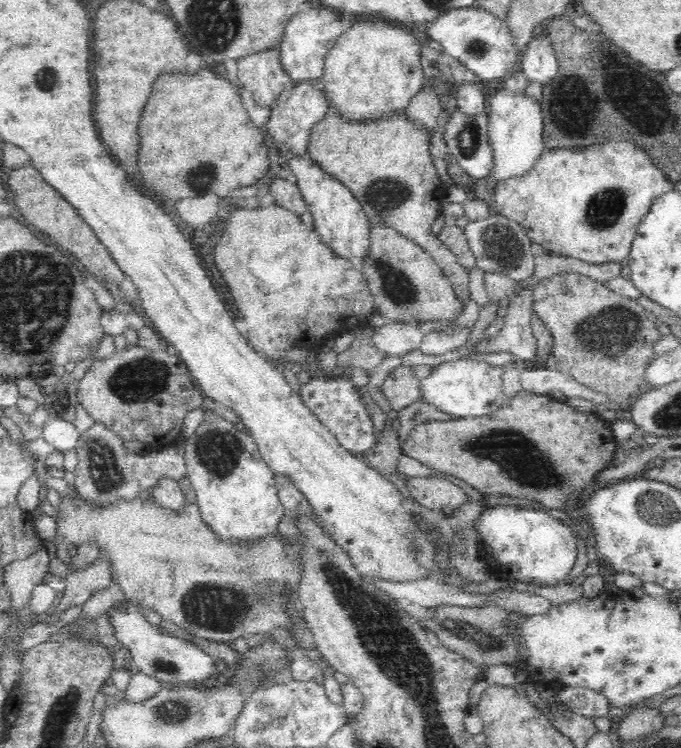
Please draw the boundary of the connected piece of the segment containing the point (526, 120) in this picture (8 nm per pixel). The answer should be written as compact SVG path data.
M501 88L490 99L489 105L488 137L494 151L494 166L490 176L500 182L504 178L524 174L540 158L540 152L545 148L542 140L542 128L544 128L542 107L541 102L528 98L524 92L512 92L507 88Z

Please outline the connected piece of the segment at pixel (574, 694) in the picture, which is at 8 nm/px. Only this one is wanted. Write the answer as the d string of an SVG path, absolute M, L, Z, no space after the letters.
M565 686L556 693L568 710L588 718L607 716L611 706L604 695L584 687Z

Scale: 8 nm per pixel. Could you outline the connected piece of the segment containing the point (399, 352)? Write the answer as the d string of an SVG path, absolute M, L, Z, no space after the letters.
M387 321L380 328L372 330L372 344L389 356L404 356L410 350L417 350L426 334L441 328L437 321L427 321L424 328Z

